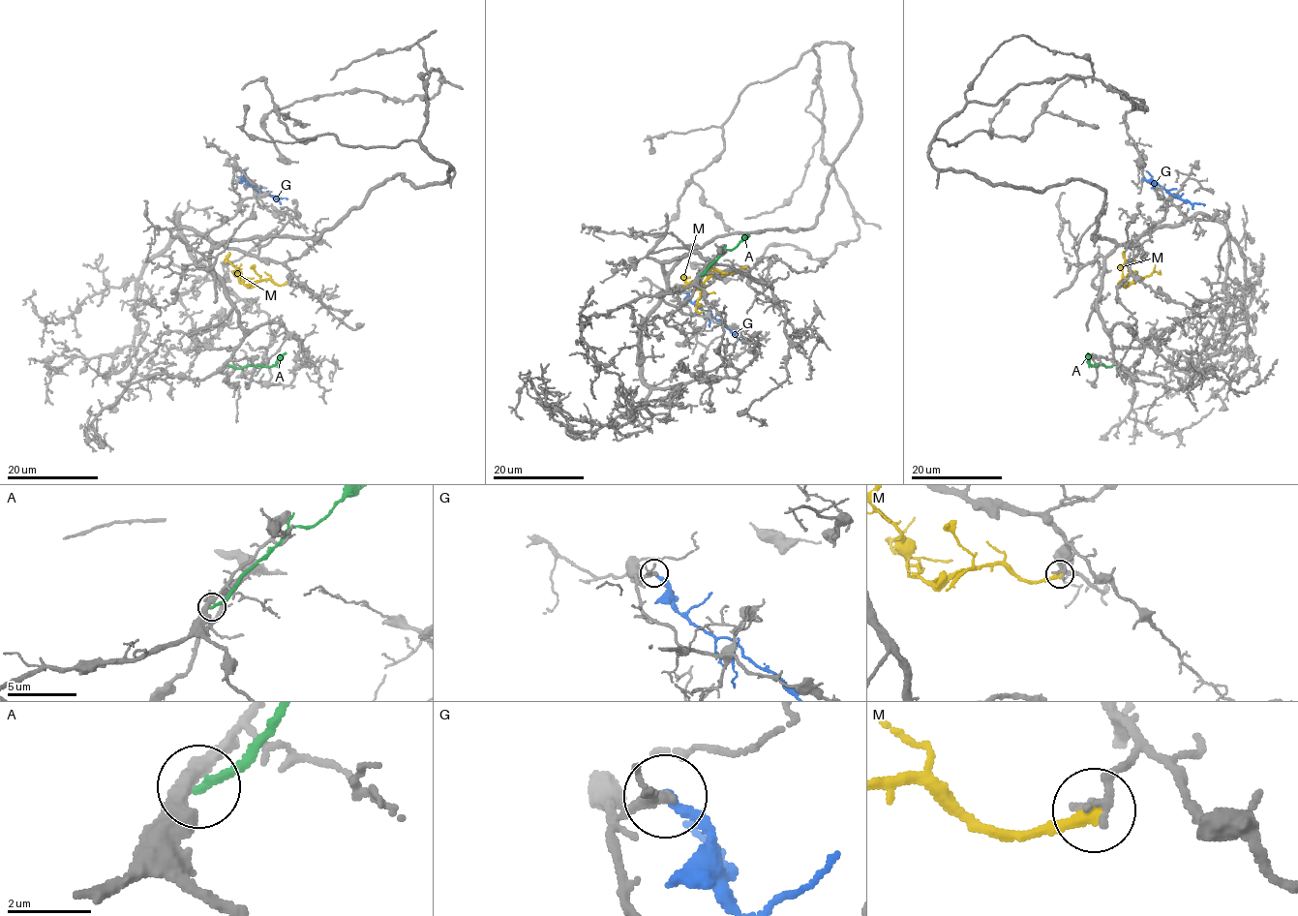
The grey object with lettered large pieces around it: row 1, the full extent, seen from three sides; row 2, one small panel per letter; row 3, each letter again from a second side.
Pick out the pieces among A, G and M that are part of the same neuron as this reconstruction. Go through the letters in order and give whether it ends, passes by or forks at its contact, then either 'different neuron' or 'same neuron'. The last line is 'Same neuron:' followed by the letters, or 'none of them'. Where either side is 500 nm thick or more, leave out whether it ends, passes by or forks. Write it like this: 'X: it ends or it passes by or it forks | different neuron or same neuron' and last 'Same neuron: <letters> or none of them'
A: it ends | different neuron
G: it ends | different neuron
M: it ends | different neuron
Same neuron: none of them

